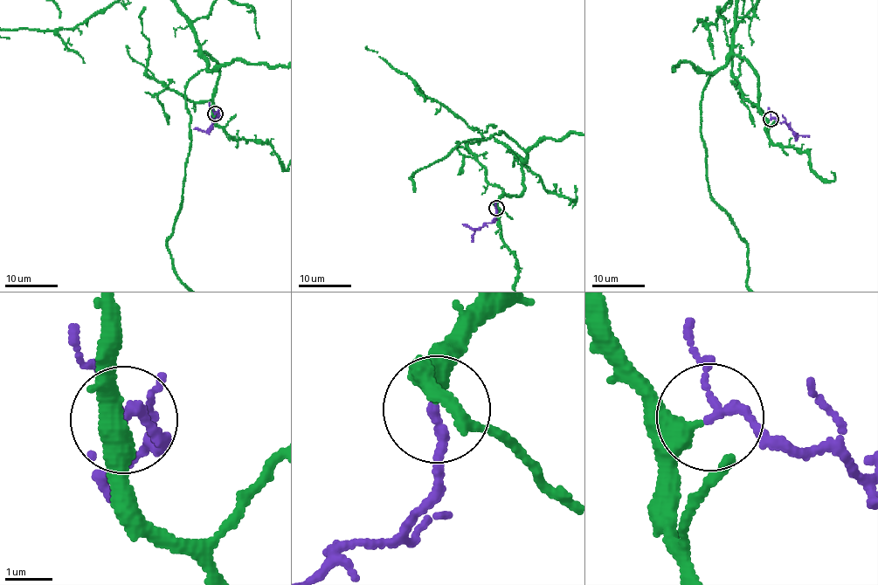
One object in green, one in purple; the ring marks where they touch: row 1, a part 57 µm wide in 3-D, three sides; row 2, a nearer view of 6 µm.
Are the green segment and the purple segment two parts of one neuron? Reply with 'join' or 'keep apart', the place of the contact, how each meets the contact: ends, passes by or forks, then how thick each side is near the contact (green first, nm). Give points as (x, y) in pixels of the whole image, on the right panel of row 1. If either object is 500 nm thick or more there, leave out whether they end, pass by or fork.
join | (770, 119) | green passes by | purple passes by | 300/150 nm

